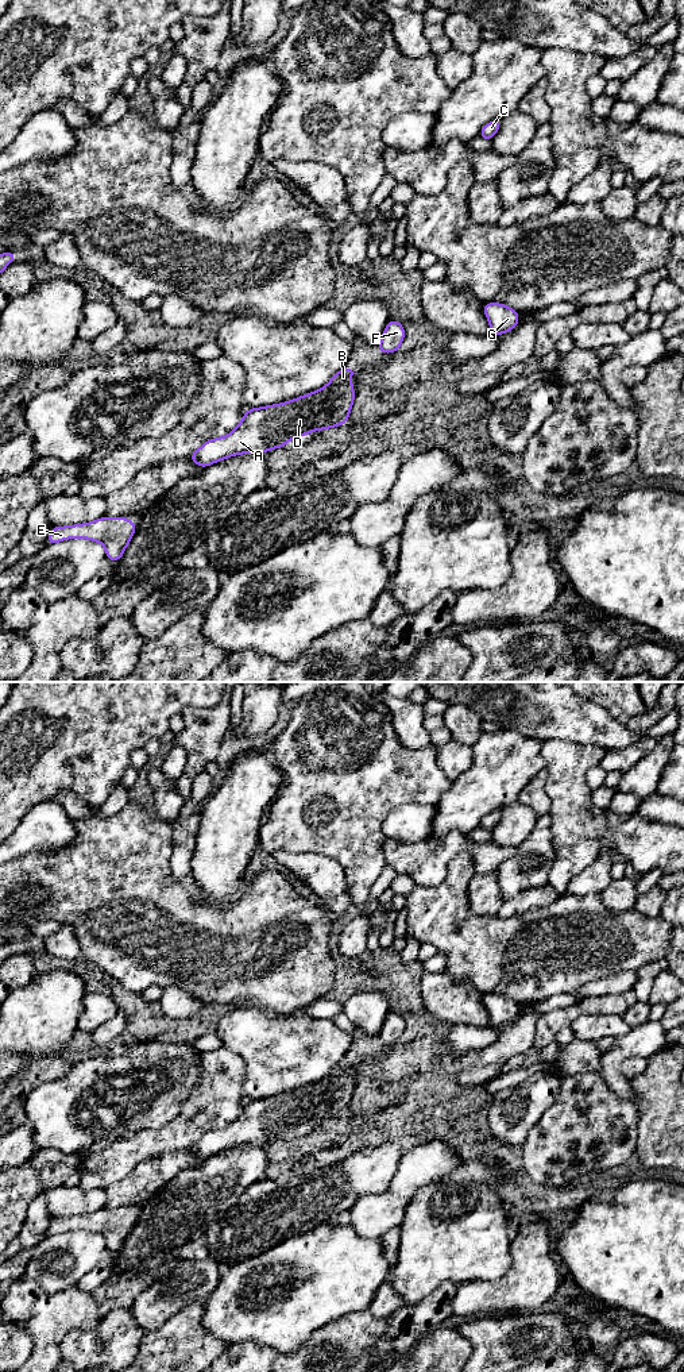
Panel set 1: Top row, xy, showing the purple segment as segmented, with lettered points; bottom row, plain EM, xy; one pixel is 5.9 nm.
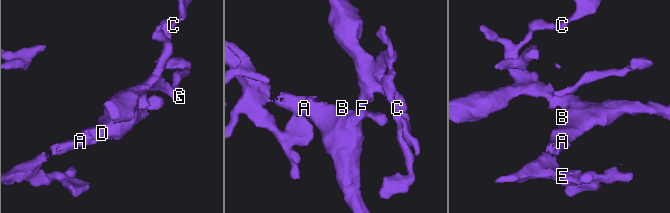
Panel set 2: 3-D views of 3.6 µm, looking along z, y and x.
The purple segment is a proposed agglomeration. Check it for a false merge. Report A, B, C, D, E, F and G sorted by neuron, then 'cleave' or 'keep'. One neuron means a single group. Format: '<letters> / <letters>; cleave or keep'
A B C D E F G; keep

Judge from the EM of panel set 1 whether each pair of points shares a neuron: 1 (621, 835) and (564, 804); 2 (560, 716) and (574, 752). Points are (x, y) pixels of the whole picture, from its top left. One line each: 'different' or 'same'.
1: different
2: different

